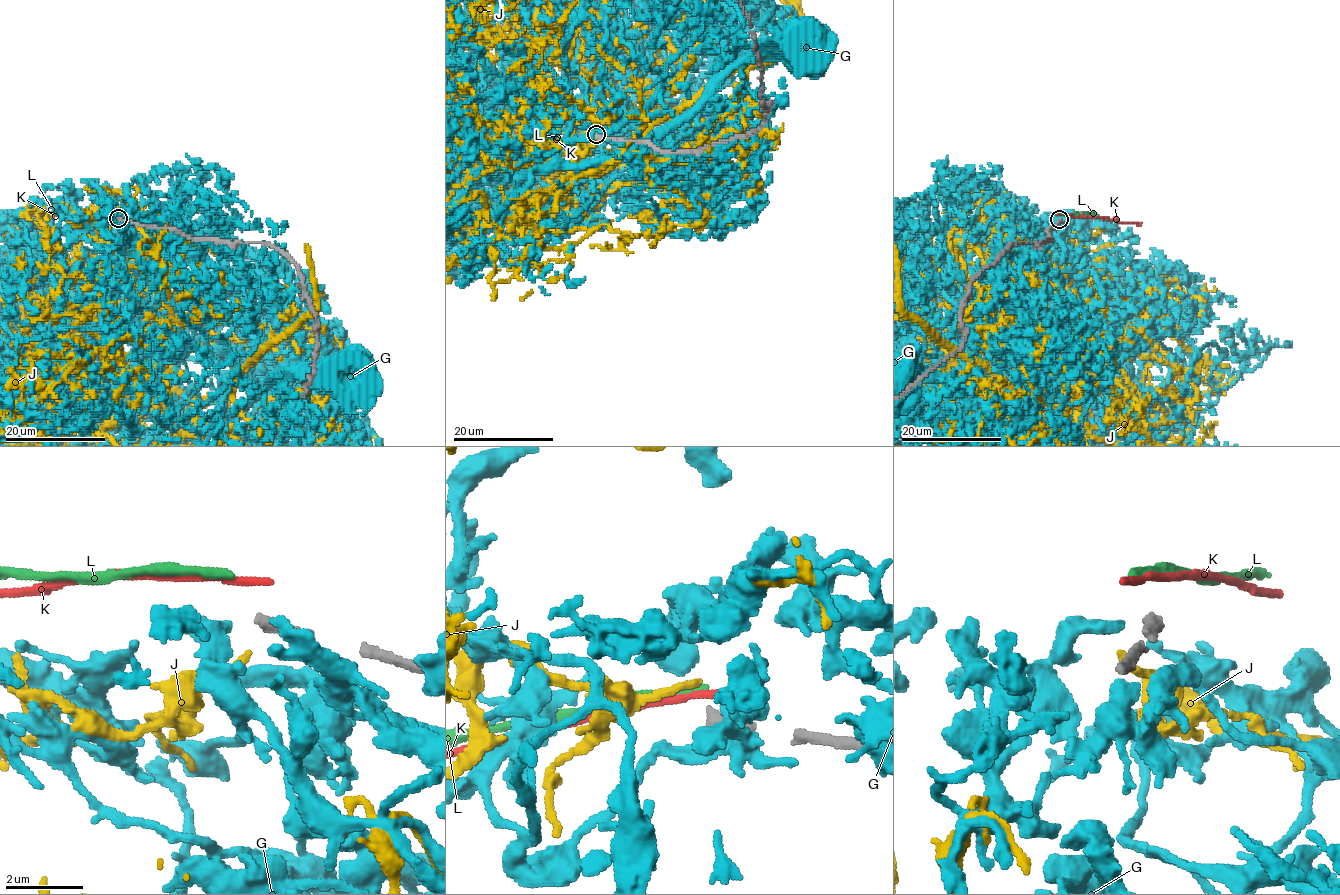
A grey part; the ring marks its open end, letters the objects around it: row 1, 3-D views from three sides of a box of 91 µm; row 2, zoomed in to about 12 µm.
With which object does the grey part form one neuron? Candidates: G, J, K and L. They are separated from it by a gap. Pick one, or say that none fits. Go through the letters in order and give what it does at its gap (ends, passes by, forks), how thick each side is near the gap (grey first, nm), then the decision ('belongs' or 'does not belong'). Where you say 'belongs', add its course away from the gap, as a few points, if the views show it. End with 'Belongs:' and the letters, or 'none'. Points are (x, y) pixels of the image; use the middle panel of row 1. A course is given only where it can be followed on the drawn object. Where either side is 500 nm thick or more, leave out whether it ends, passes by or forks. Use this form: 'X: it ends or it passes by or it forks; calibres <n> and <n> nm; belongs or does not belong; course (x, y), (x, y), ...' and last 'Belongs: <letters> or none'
G: it ends; calibres 320 and 480 nm; does not belong
J: it ends; calibres 320 and 190 nm; does not belong
K: it ends; calibres 320 and 200 nm; does not belong
L: it ends; calibres 320 and 200 nm; does not belong
Belongs: none

